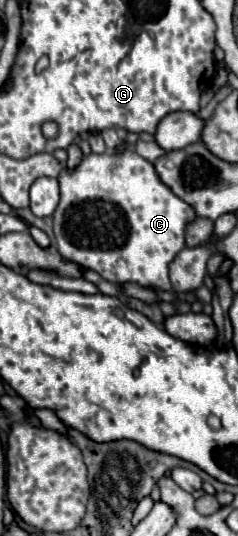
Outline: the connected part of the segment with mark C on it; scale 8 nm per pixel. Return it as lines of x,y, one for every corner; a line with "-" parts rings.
132,147
124,149
122,153
116,153
116,151
114,153
102,153
102,155
90,153
90,155
82,157
82,161
74,169
64,167
62,173
58,175
58,183
60,183
60,203
58,203
58,207
54,211
54,237
56,237
56,249
58,249
58,253
64,259
74,261
74,263
78,263
78,265
82,265
86,269
96,271
106,281
112,281
112,283
138,283
142,287
158,287
162,291
170,289
168,263
184,247
184,227
196,215
194,215
194,211
192,211
190,205
186,205
182,199
178,199
176,195
172,195
172,191
168,191
168,187
164,187
164,183
160,183
160,179
156,179
156,171
154,171
154,167
152,167
150,161
142,159
140,155
136,155
136,151
132,151

